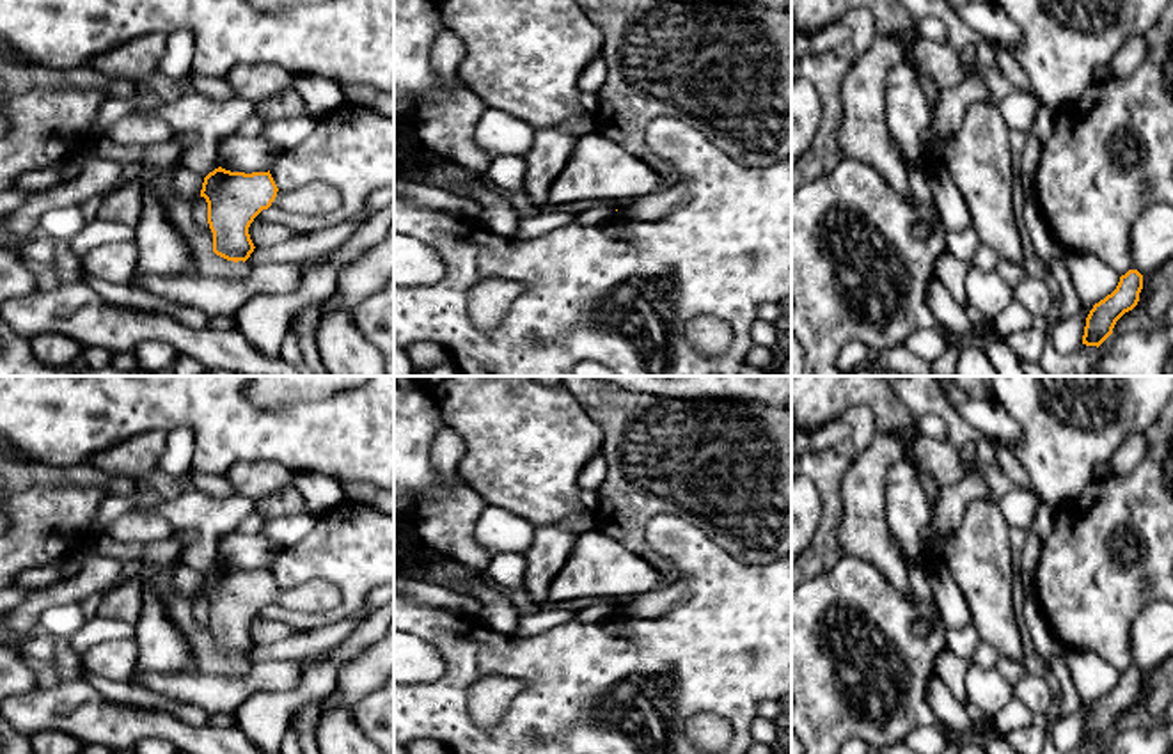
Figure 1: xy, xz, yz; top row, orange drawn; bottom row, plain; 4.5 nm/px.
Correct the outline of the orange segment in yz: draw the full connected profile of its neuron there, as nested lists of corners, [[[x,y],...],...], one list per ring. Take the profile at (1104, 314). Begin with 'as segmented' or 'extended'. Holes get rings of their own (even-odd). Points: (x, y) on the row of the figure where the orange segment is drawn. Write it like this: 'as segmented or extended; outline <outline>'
as segmented; outline [[[1138,270],[1122,275],[1116,289],[1090,310],[1082,344],[1098,348],[1113,334],[1116,321],[1138,305],[1141,289],[1143,275]]]

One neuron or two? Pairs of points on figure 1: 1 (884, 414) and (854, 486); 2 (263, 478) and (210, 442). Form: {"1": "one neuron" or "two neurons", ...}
{"1": "two neurons", "2": "two neurons"}

